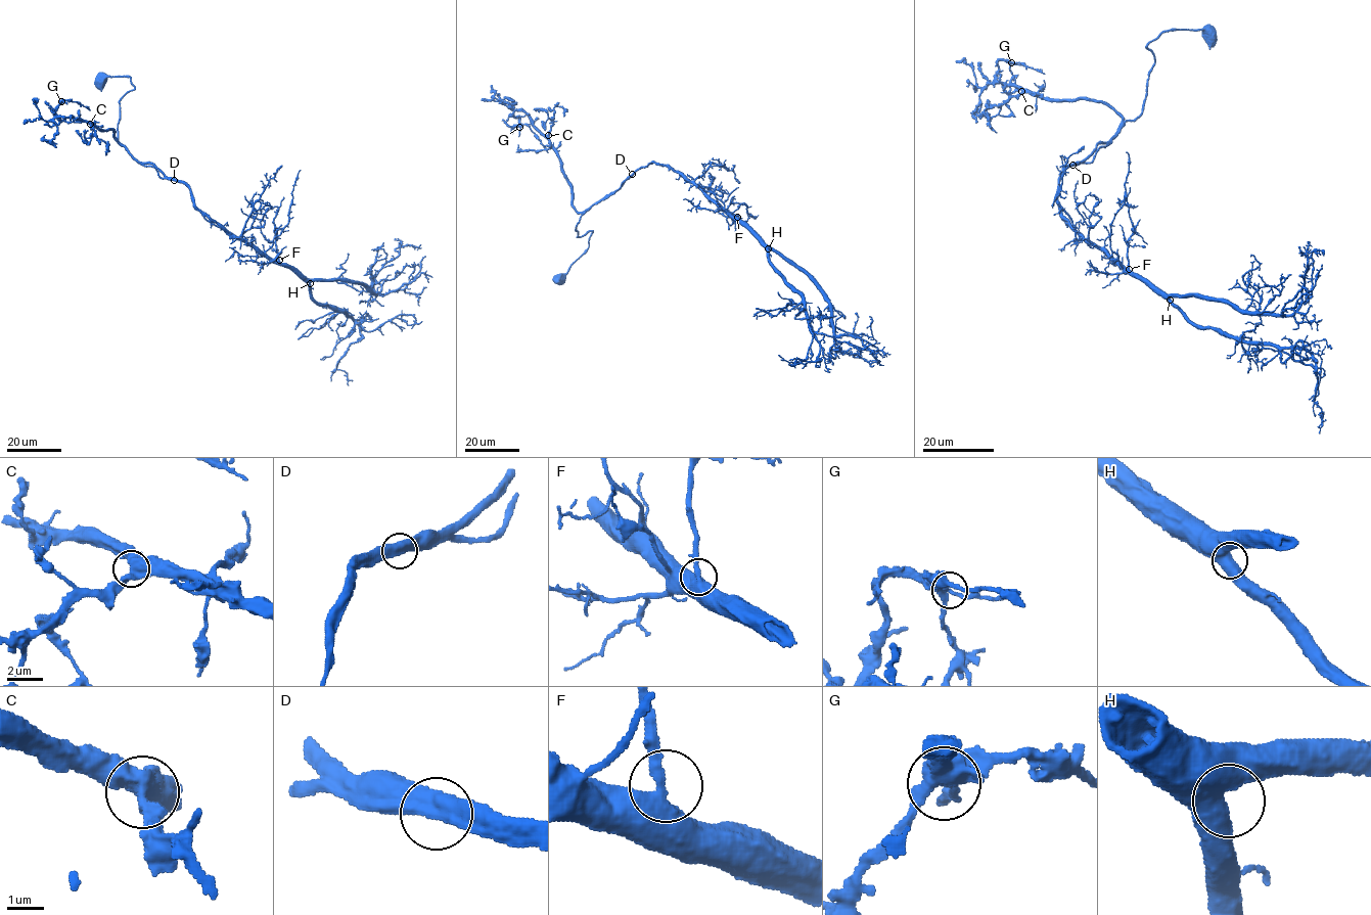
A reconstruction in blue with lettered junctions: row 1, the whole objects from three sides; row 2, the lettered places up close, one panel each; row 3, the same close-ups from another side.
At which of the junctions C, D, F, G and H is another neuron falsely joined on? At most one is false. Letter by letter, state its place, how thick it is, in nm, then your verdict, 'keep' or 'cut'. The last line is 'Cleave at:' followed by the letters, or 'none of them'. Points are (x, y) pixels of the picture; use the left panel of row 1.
C: (90, 124) | 500 nm | keep
D: (174, 180) | 500 nm | keep
F: (279, 260) | 440 nm | keep
G: (61, 101) | 440 nm | keep
H: (310, 283) | 550 nm | keep
Cleave at: none of them

